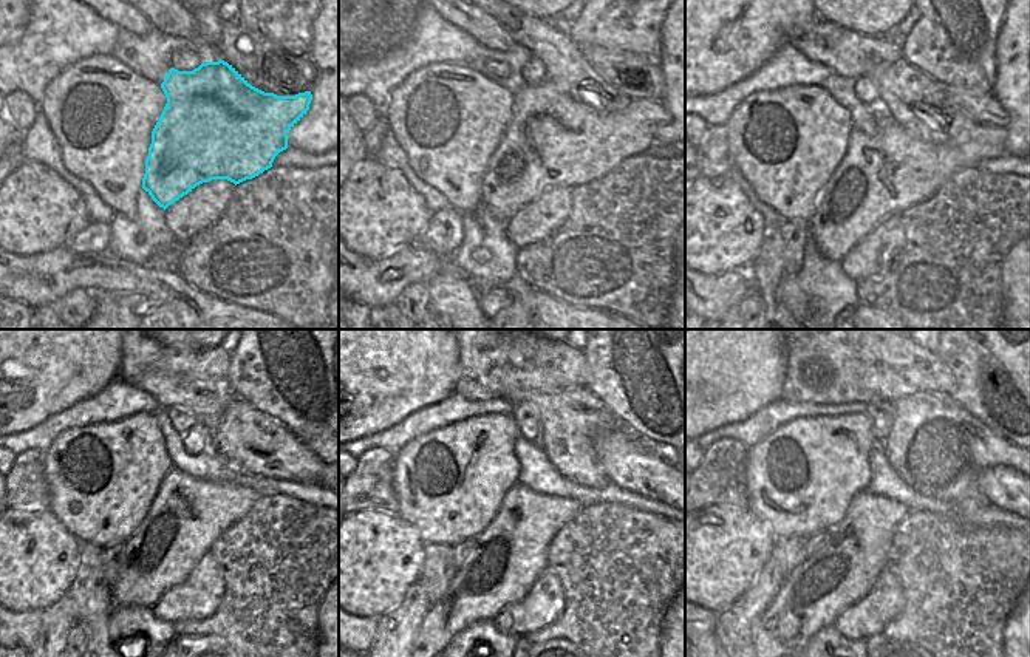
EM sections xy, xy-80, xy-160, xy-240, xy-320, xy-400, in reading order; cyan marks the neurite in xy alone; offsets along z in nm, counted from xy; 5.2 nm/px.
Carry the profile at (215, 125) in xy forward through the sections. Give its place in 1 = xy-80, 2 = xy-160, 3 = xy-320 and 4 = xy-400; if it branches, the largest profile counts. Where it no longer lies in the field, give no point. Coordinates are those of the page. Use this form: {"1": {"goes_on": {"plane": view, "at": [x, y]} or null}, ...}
{"1": {"goes_on": {"plane": "xy-80", "at": [552, 139]}}, "2": {"goes_on": {"plane": "xy-160", "at": [903, 158]}}, "3": {"goes_on": {"plane": "xy-320", "at": [501, 566]}}, "4": {"goes_on": {"plane": "xy-400", "at": [811, 597]}}}

